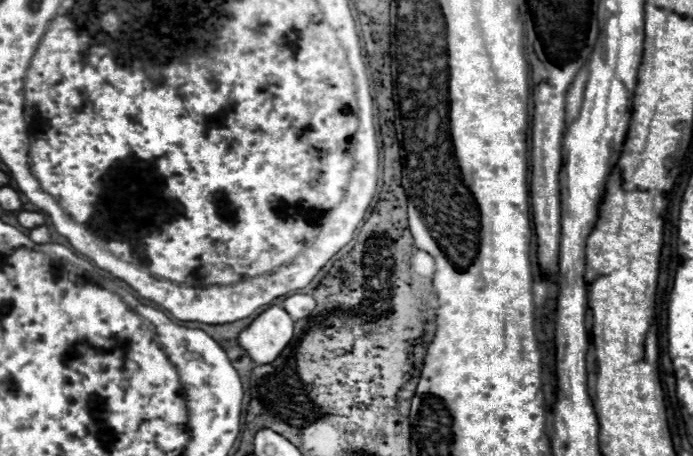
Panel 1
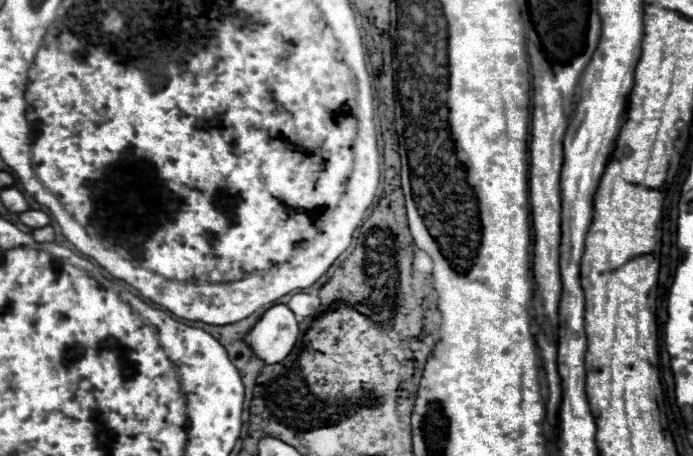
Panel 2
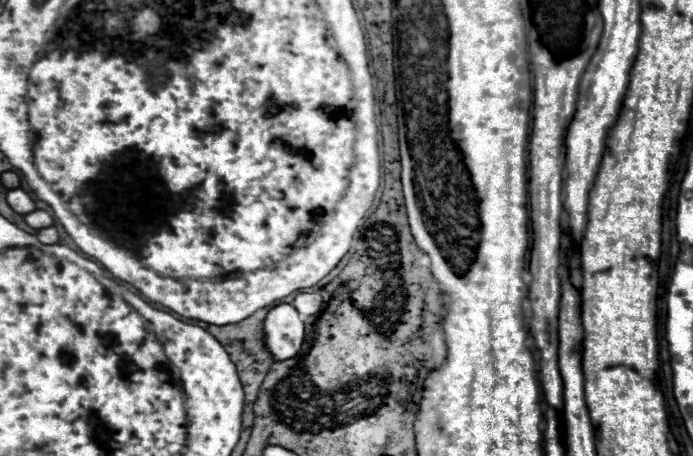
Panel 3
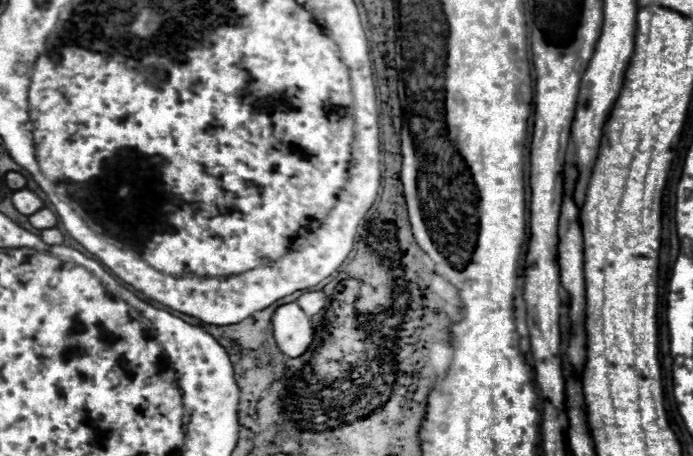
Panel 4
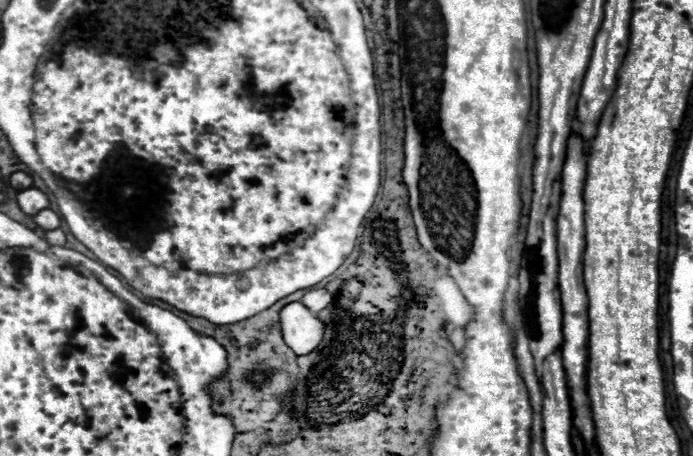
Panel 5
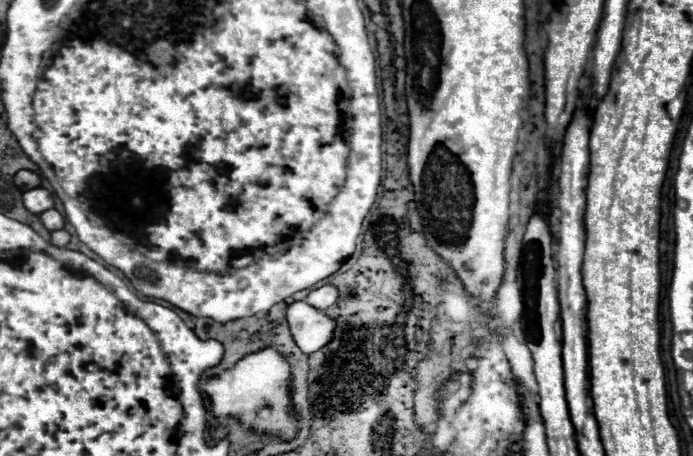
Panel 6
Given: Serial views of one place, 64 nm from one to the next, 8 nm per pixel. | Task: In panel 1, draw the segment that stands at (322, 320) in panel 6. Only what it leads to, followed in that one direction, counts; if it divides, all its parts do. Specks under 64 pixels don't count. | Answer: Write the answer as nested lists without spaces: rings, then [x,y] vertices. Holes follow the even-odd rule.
[[[272,306],[240,332],[238,344],[256,364],[270,364],[286,348],[292,334],[294,322],[288,312],[280,306]]]

